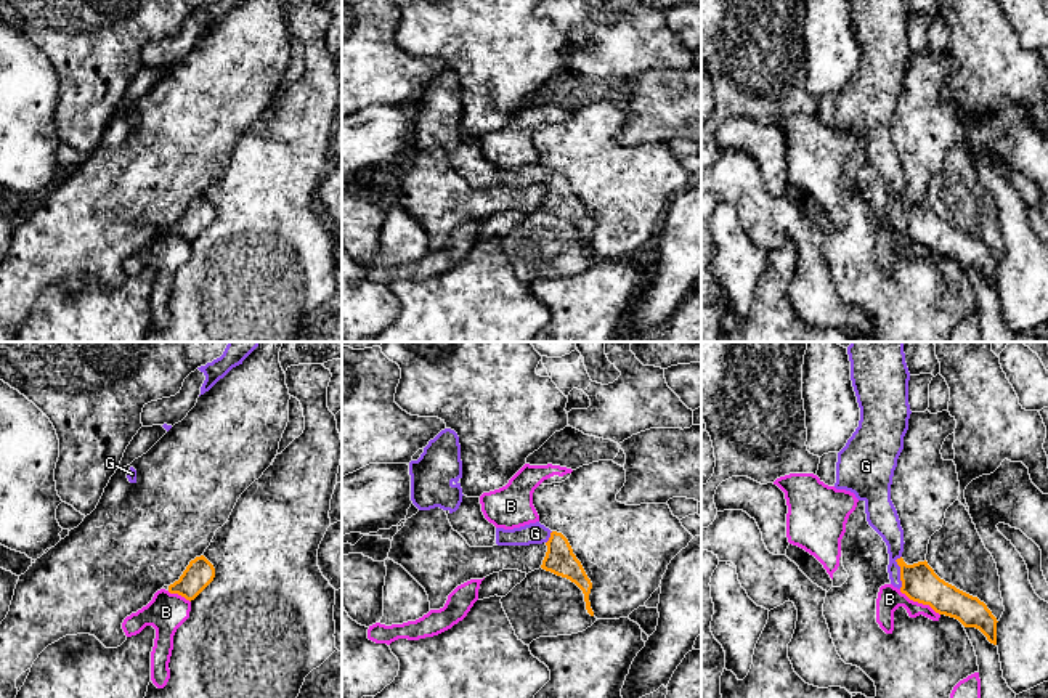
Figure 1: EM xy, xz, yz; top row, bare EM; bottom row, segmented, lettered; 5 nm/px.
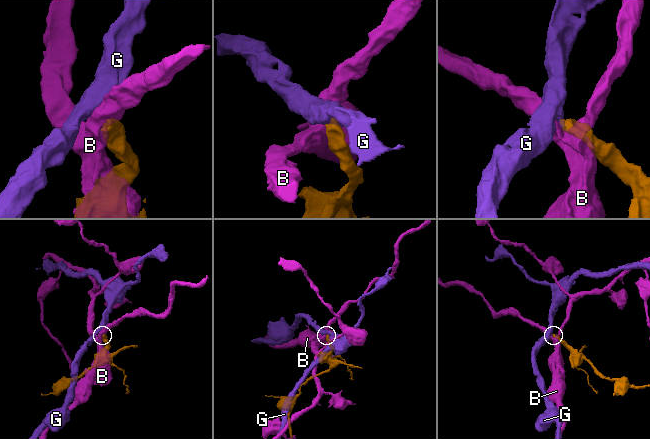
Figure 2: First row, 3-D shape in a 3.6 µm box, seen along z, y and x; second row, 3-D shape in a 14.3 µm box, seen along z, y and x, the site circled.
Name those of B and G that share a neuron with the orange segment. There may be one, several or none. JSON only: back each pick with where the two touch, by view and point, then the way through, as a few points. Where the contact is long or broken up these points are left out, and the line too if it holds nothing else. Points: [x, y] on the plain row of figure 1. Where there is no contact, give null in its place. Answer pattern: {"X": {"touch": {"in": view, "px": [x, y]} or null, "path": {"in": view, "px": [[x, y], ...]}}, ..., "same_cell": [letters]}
{"G": {"touch": {"in": "yz", "px": [901, 212]}, "path": {"in": "yz", "px": [[920, 223], [901, 212], [888, 166]]}}, "same_cell": ["G"]}

